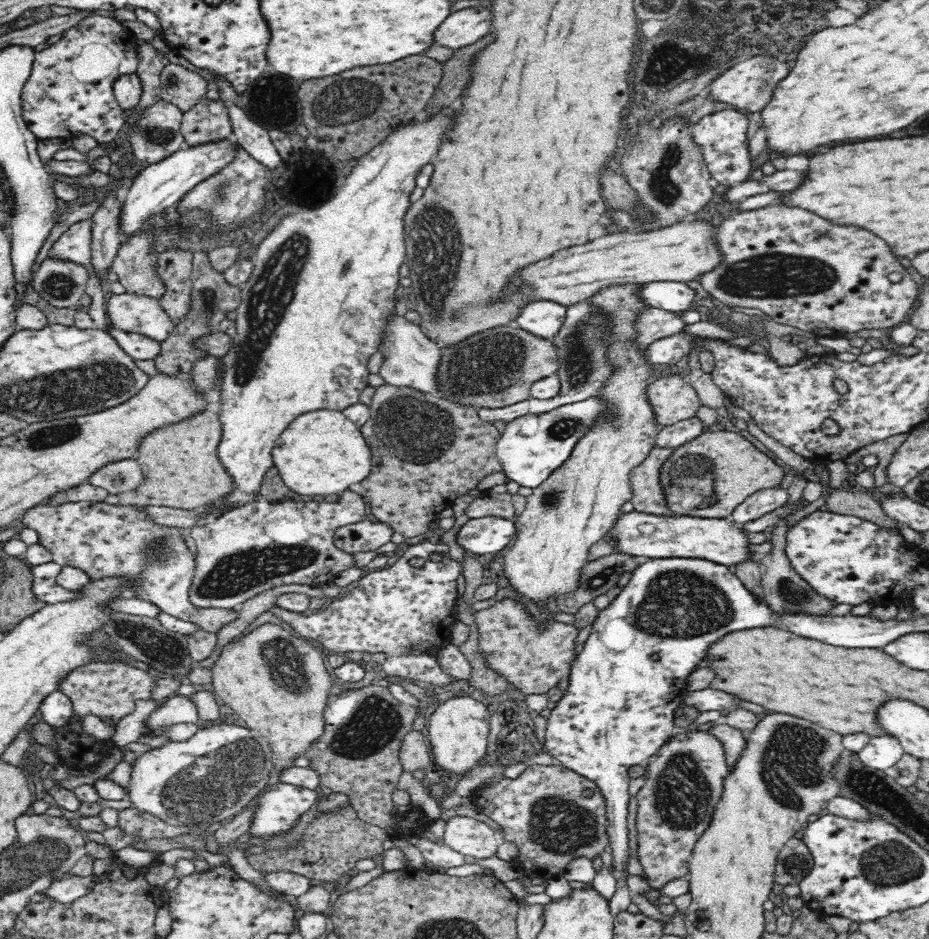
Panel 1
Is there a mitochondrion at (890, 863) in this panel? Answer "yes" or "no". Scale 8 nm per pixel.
yes

